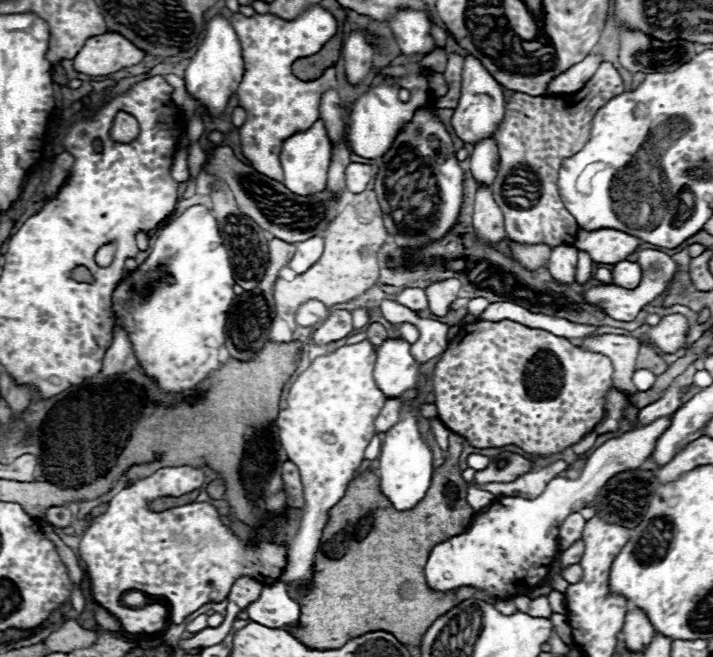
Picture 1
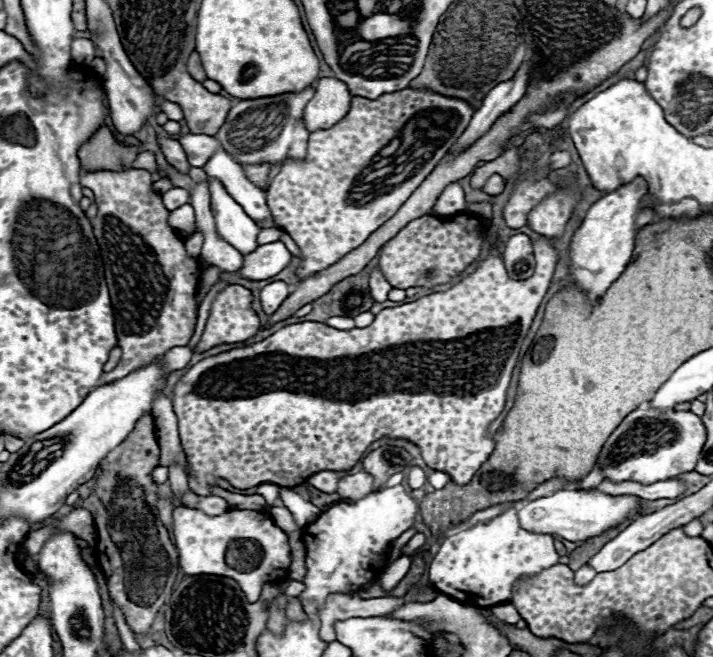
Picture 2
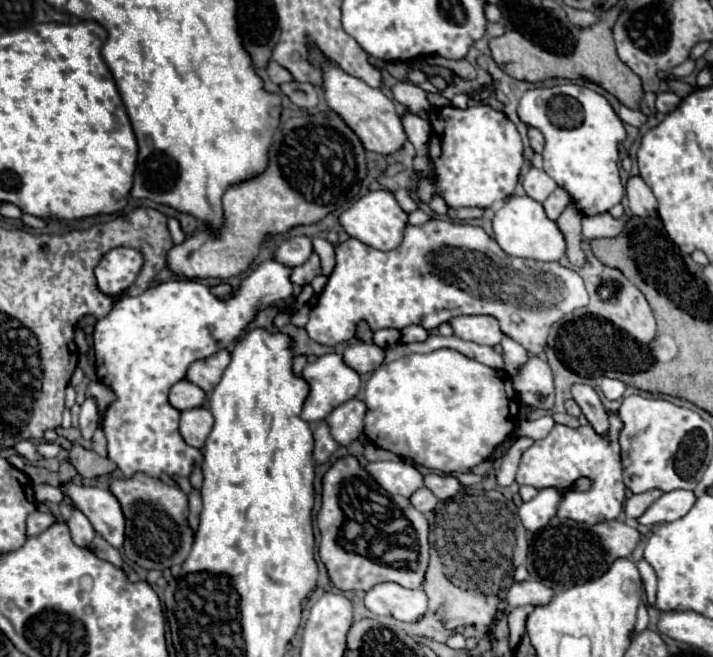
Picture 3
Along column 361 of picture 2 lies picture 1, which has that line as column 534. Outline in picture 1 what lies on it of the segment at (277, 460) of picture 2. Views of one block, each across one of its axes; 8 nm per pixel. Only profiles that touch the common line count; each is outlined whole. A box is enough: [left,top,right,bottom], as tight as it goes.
[432,320,614,458]

